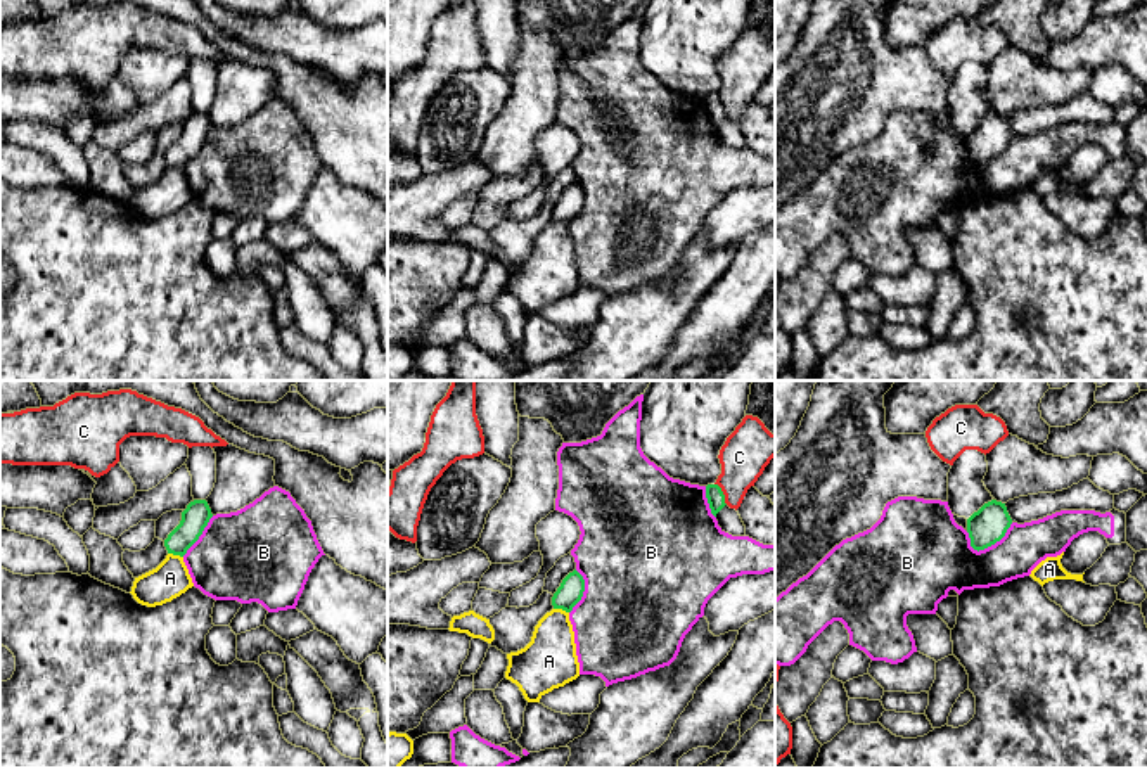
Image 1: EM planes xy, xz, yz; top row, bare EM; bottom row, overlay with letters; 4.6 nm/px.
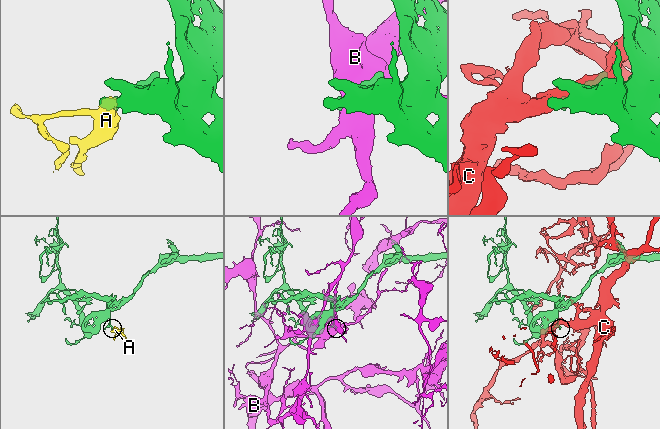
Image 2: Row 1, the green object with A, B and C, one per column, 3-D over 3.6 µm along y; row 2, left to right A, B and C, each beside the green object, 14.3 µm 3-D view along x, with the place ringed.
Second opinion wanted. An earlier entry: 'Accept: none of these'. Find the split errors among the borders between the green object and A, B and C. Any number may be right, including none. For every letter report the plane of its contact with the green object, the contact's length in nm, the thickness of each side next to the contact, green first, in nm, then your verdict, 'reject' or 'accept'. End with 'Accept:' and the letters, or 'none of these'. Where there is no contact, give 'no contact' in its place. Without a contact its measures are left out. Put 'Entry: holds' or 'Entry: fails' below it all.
A: meets green in xy; contact 80 nm long; 120 nm thick on the green side, 170 nm on the other; reject
B: meets green in yz; contact 240 nm long; 170 nm thick on the green side, 300 nm on the other; reject
C: meets green in xz; contact 120 nm long; 80 nm thick on the green side, 220 nm on the other; reject
Accept: none of these
Entry: holds

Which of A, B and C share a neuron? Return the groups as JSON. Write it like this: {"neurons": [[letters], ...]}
{"neurons": [["A"], ["B"], ["C"]]}

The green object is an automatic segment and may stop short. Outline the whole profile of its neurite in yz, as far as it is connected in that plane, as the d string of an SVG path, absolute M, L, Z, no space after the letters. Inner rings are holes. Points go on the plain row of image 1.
M996 112L984 116L967 131L971 159L979 164L995 157L1005 149L1010 137L1012 131L1005 116Z

